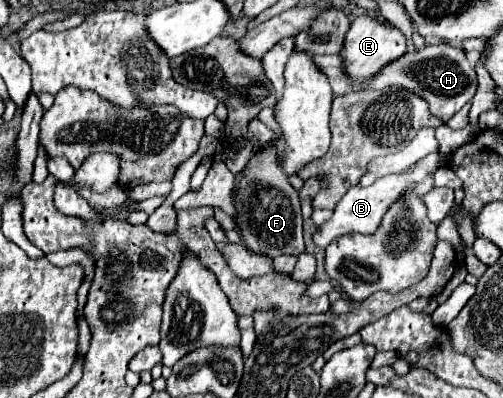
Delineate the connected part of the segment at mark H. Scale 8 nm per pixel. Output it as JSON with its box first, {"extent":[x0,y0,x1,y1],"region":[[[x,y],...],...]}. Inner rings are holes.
{"extent":[365,41,477,121],"region":[[[447,41],[439,43],[427,43],[423,49],[405,53],[399,59],[387,63],[379,75],[373,79],[365,81],[365,91],[371,89],[383,89],[383,87],[407,87],[421,99],[429,103],[429,111],[443,119],[449,121],[465,103],[469,103],[477,91],[477,73],[473,65],[467,61],[465,51],[461,47],[453,47]]]}

